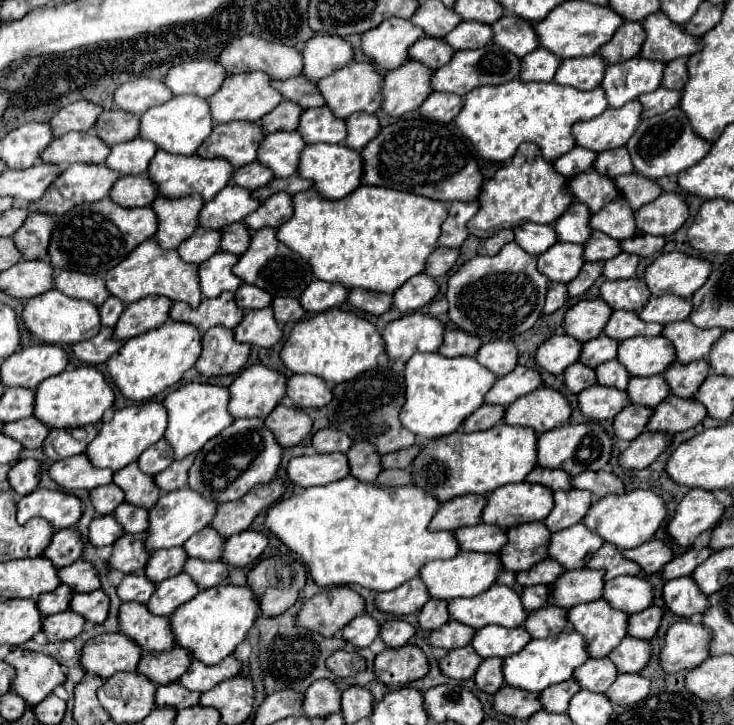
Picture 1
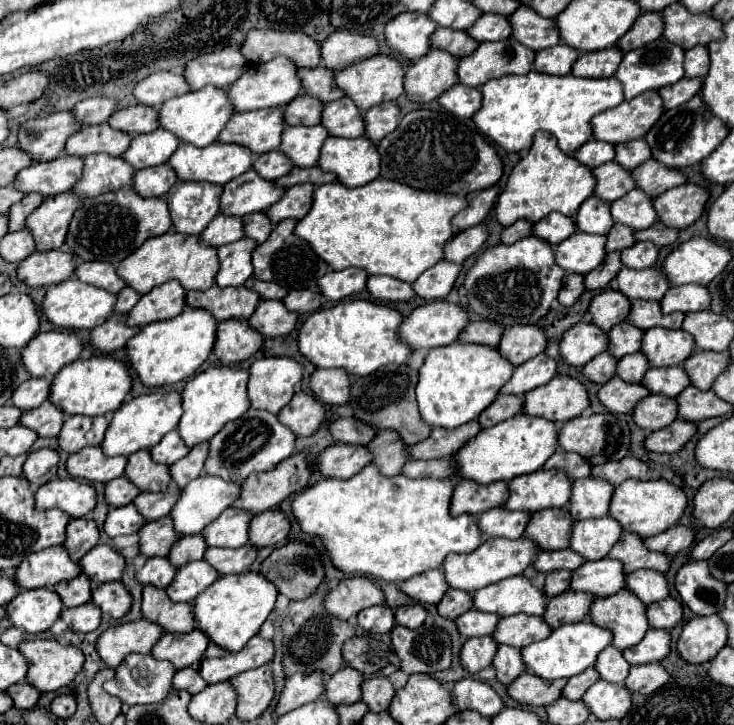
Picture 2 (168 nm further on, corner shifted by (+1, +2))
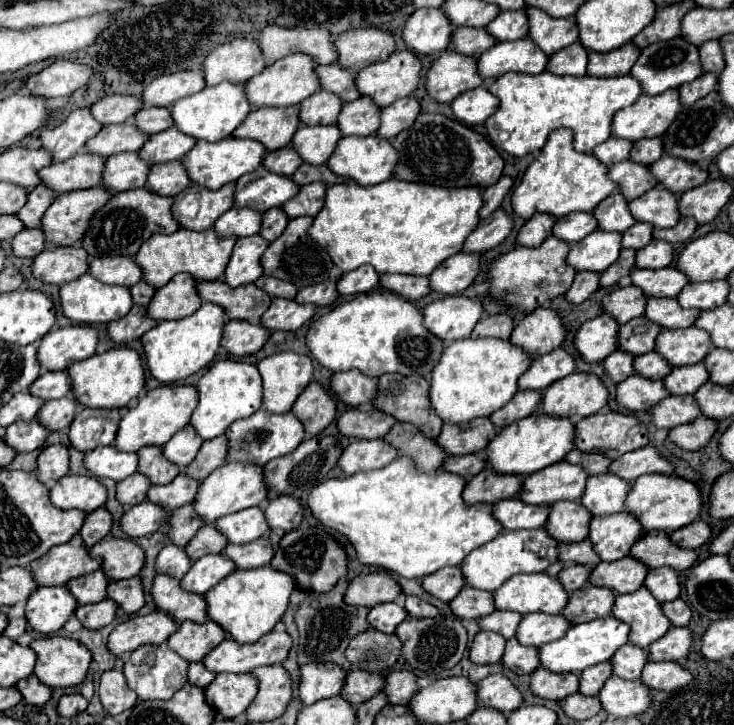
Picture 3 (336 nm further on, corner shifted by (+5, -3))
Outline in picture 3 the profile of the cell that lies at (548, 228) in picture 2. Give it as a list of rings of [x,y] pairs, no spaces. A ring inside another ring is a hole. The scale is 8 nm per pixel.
[[[576,212],[576,214],[568,214],[564,218],[558,218],[554,222],[552,234],[568,244],[574,244],[594,230],[596,230],[596,218],[588,212]]]

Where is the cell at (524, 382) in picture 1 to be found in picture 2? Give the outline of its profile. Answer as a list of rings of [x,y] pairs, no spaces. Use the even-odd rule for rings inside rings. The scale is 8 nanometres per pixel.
[[[540,353],[538,357],[518,365],[512,379],[504,385],[500,393],[524,395],[540,385],[546,385],[556,375],[556,369],[558,369],[558,363],[550,359],[546,353]]]

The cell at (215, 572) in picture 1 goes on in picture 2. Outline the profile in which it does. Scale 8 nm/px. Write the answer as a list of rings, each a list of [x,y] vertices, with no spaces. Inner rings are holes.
[[[244,545],[238,549],[224,549],[224,547],[210,547],[204,559],[218,569],[220,575],[232,575],[246,571],[254,559],[258,557],[260,549],[254,545]]]

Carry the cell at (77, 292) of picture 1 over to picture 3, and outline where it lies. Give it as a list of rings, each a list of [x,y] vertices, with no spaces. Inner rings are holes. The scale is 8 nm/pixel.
[[[94,258],[90,262],[90,276],[112,286],[134,286],[142,278],[142,270],[132,258]]]

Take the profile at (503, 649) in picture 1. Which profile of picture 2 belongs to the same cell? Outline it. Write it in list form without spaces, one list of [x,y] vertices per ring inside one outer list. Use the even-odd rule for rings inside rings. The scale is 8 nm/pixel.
[[[516,615],[516,617],[504,617],[498,623],[498,629],[492,637],[500,645],[514,645],[522,649],[534,641],[546,639],[550,633],[552,629],[548,629],[548,623],[542,617]]]

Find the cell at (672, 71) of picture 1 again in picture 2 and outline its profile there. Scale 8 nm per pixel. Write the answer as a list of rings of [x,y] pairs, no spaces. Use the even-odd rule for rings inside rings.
[[[700,45],[700,47],[688,49],[686,61],[684,61],[684,71],[686,71],[686,77],[706,77],[706,73],[708,73],[708,47]]]

